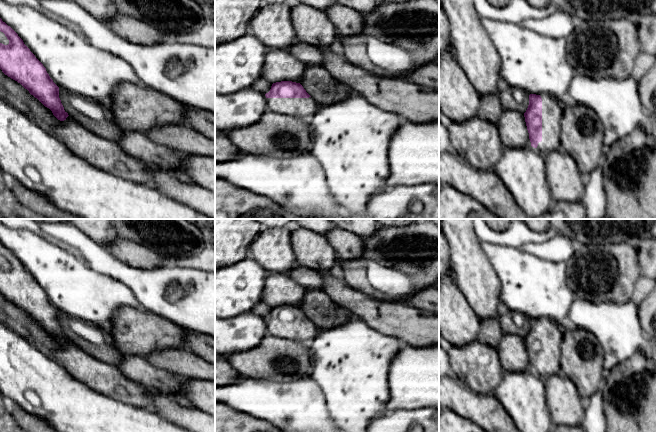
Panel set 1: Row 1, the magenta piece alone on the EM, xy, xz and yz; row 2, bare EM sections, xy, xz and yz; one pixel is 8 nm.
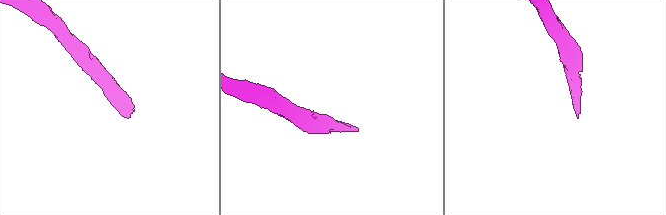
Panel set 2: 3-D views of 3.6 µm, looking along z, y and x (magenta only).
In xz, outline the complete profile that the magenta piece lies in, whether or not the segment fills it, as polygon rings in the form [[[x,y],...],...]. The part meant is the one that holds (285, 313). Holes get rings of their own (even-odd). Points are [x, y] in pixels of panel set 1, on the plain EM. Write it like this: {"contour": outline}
{"contour": [[[292,305],[273,307],[265,320],[268,335],[305,344],[309,344],[319,330],[300,307]]]}

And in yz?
{"contour": [[[530,318],[529,329],[524,337],[531,370],[546,380],[562,373],[560,367],[560,344],[563,329],[547,318]]]}

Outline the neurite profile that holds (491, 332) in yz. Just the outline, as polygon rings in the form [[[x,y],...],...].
[[[491,318],[480,321],[479,340],[497,350],[503,335],[499,319]]]

